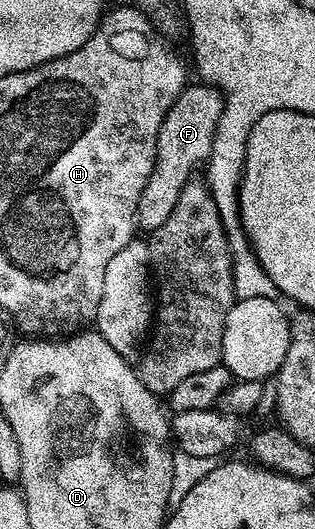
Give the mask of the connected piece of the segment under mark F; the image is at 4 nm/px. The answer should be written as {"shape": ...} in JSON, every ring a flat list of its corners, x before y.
{"shape":[[205,83,187,84,186,90,172,103,164,123,160,127,160,135,156,139,156,159,152,167,152,175,148,175,148,183,140,195,138,204,137,228,153,235,157,229,168,223,168,215,176,207,180,193,186,184,195,176,194,173,203,168,212,151,212,139,216,135,216,127,222,114,222,93,214,86]]}

